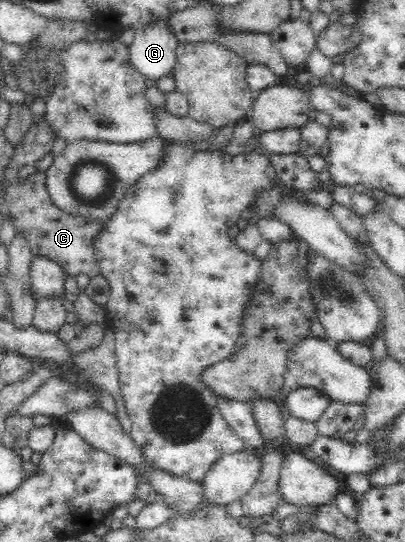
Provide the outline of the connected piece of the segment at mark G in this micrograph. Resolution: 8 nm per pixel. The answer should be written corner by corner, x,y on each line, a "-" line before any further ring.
165,18
156,19
154,23
144,25
138,30
132,43
127,46
130,63
145,79
160,79
172,73
179,44
176,36
169,30

